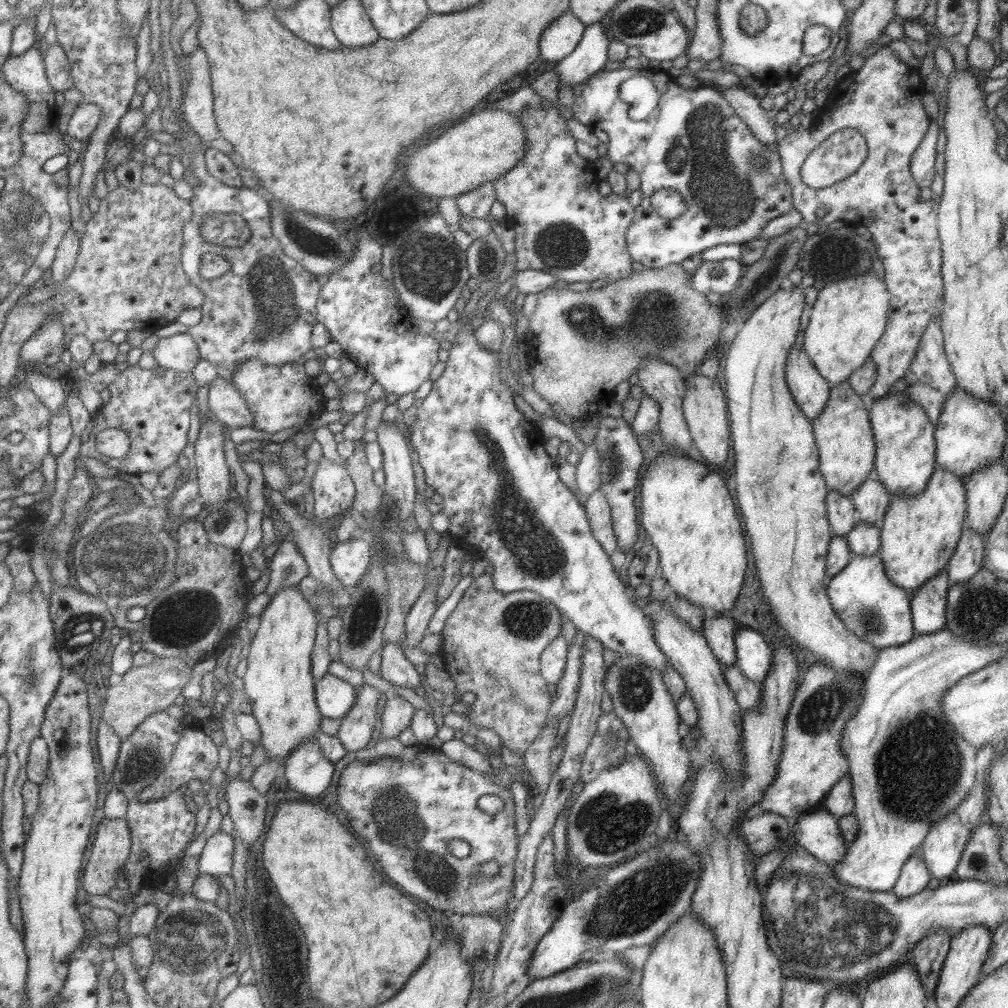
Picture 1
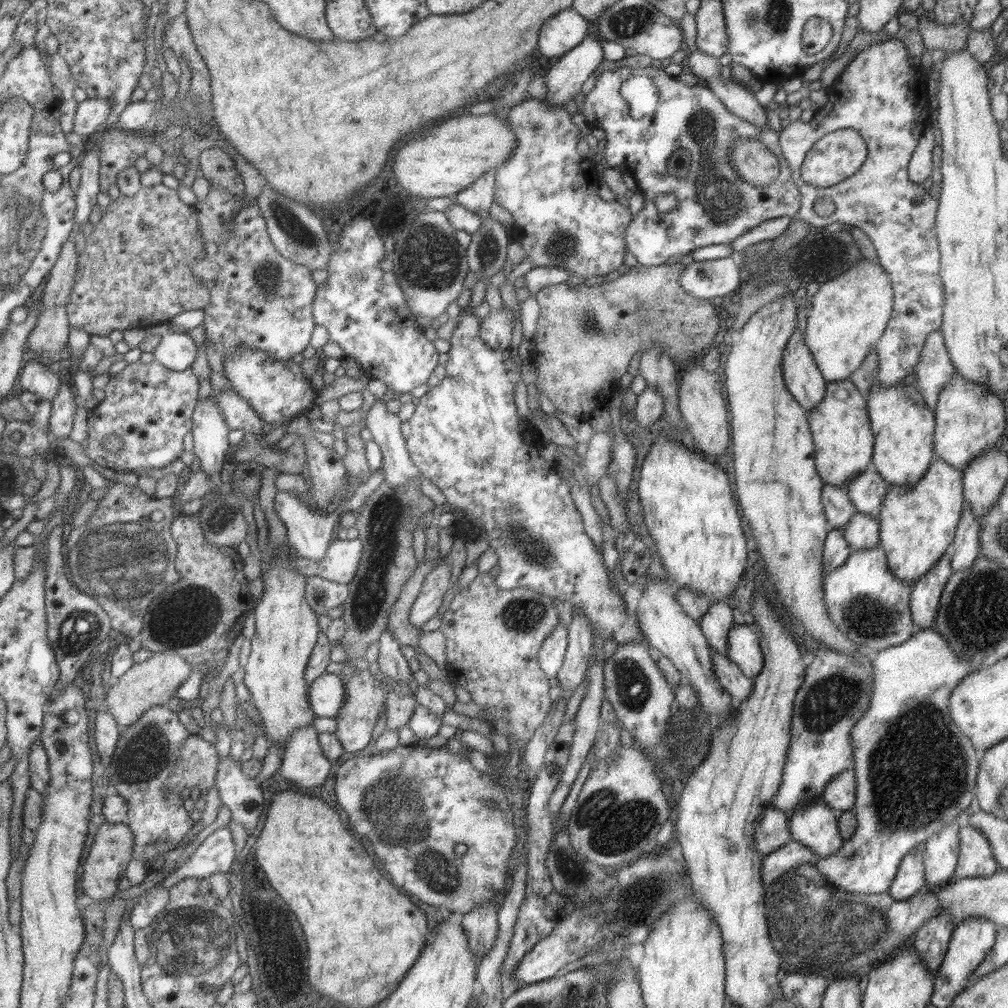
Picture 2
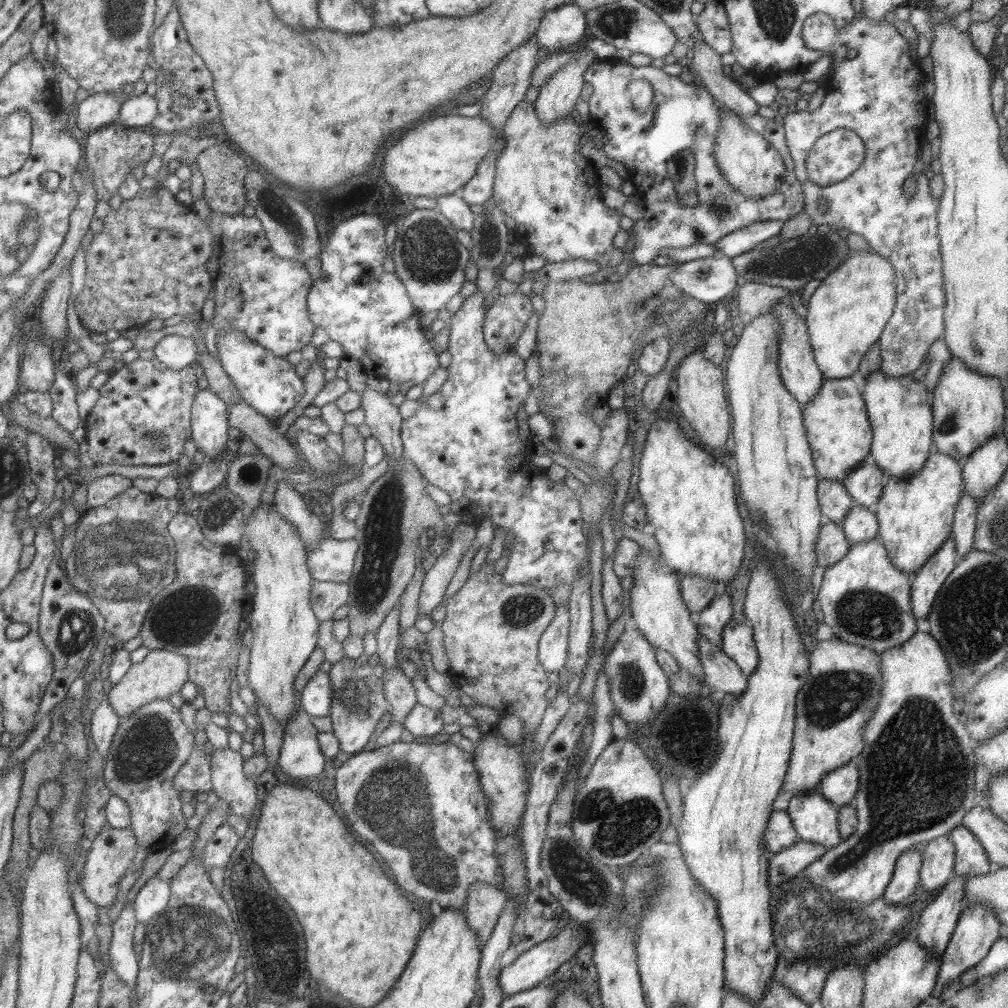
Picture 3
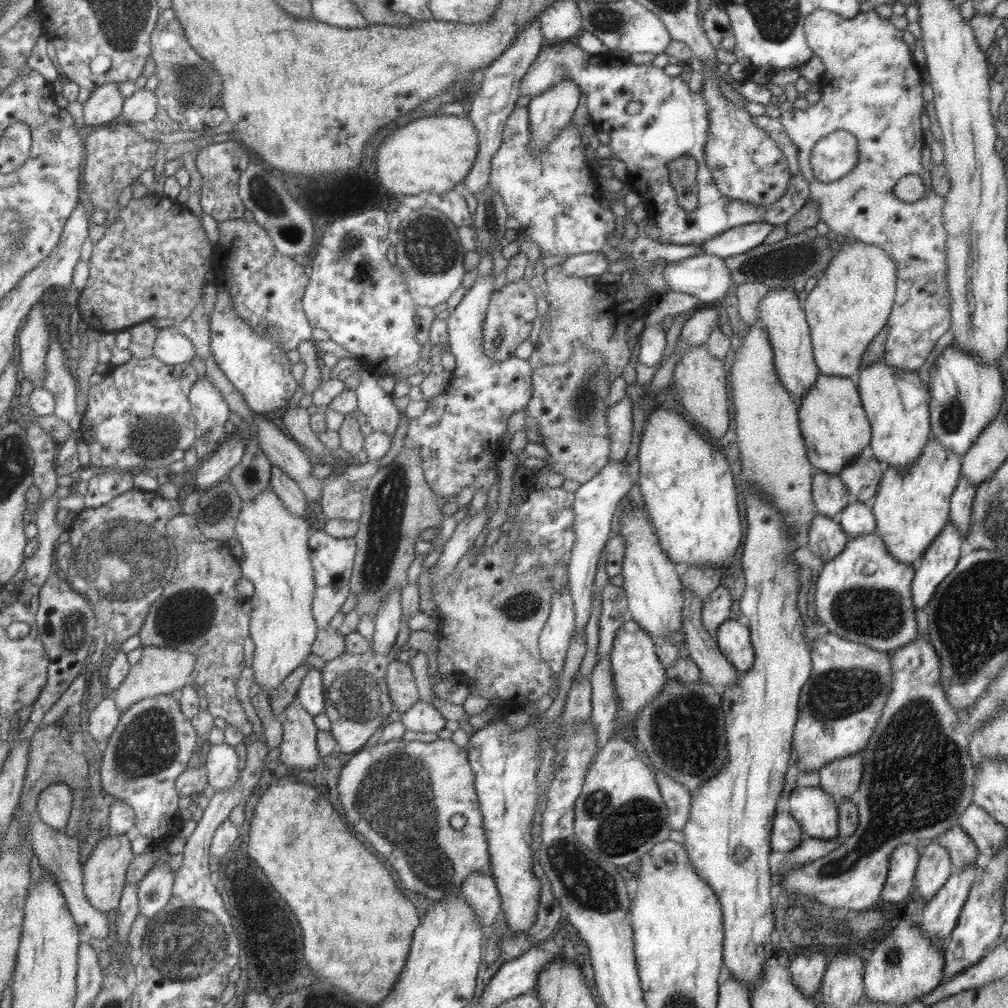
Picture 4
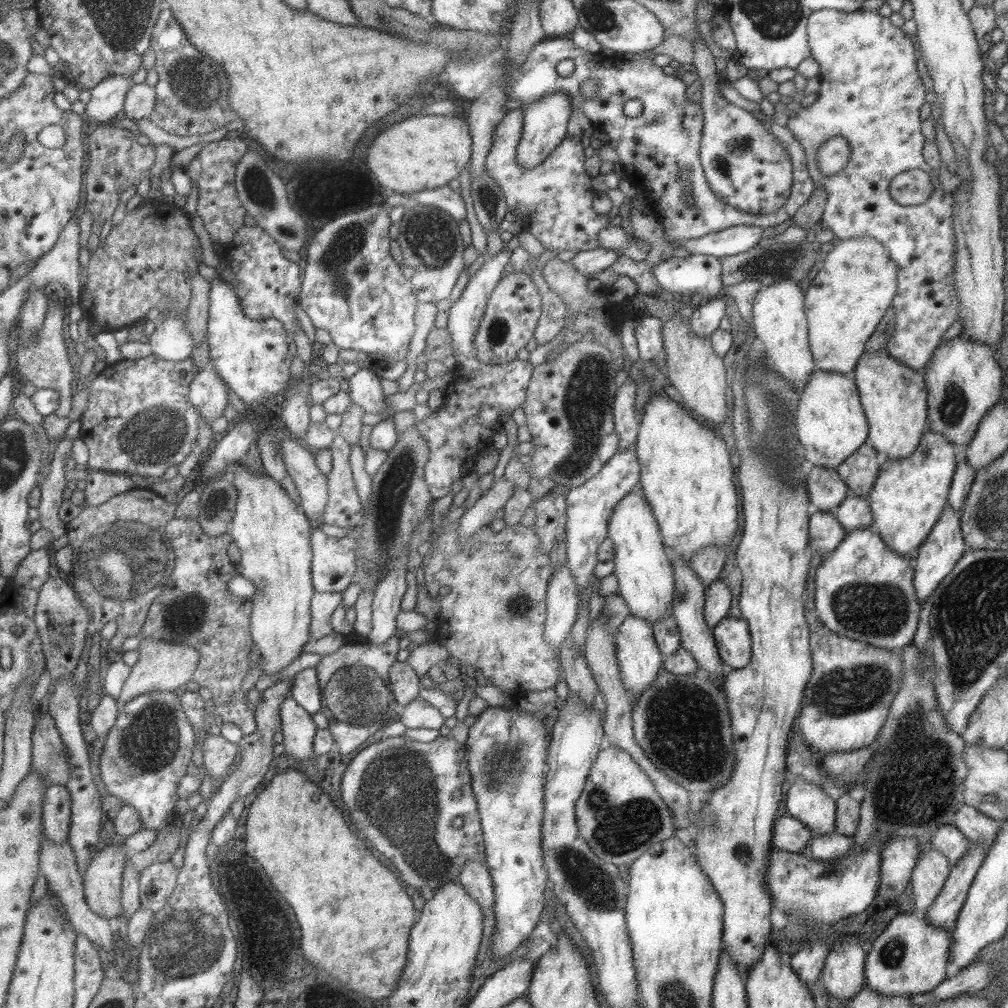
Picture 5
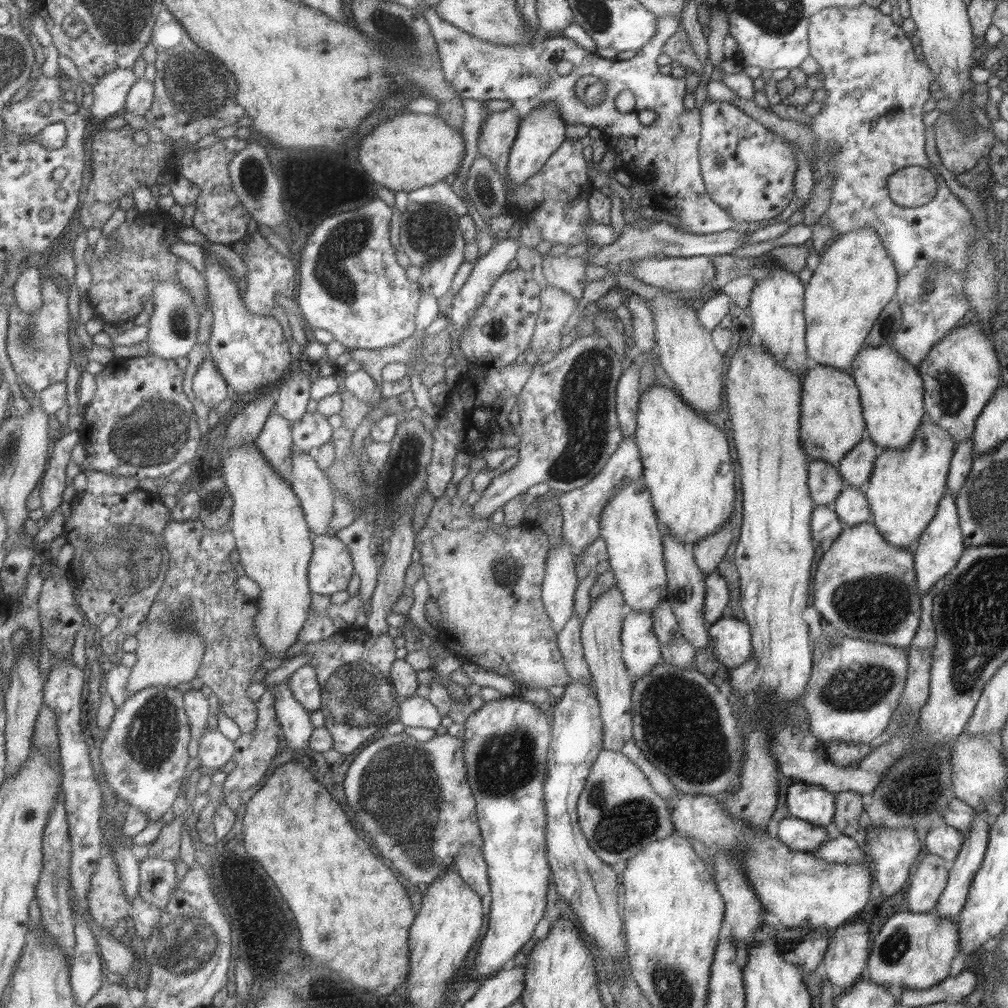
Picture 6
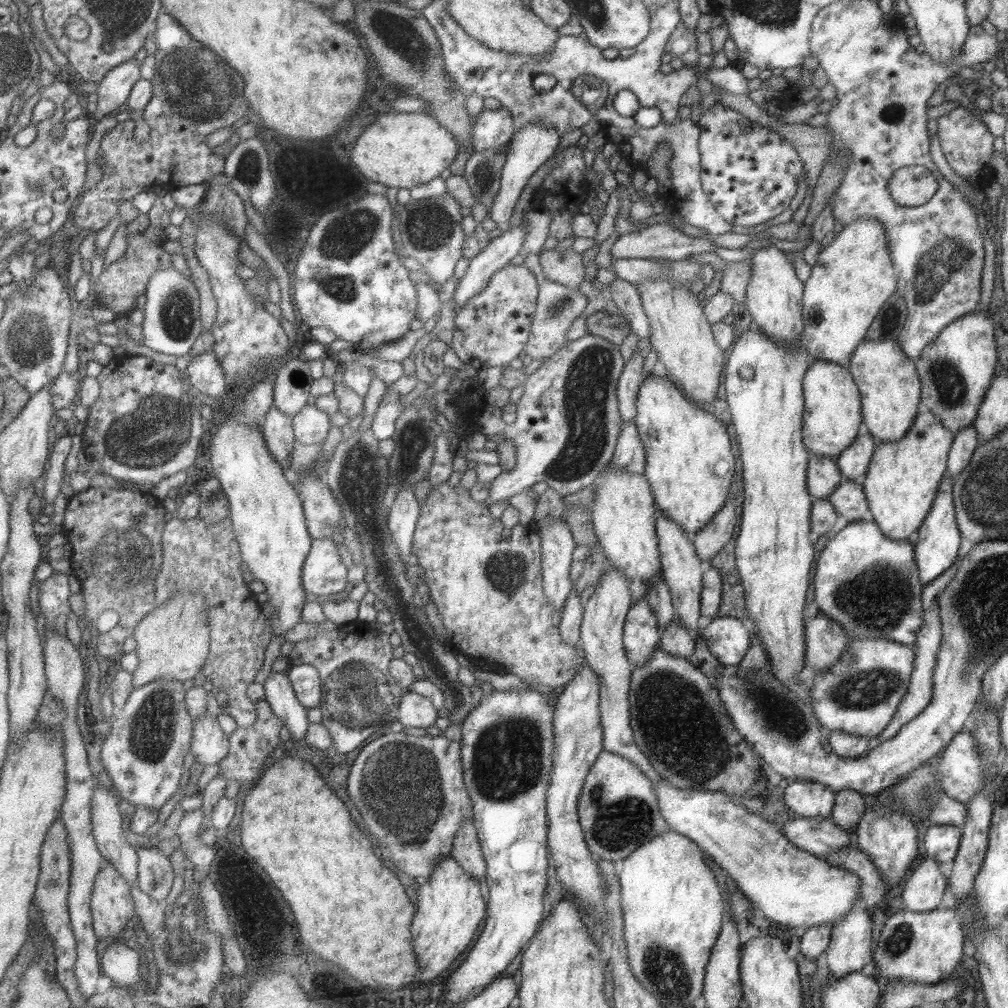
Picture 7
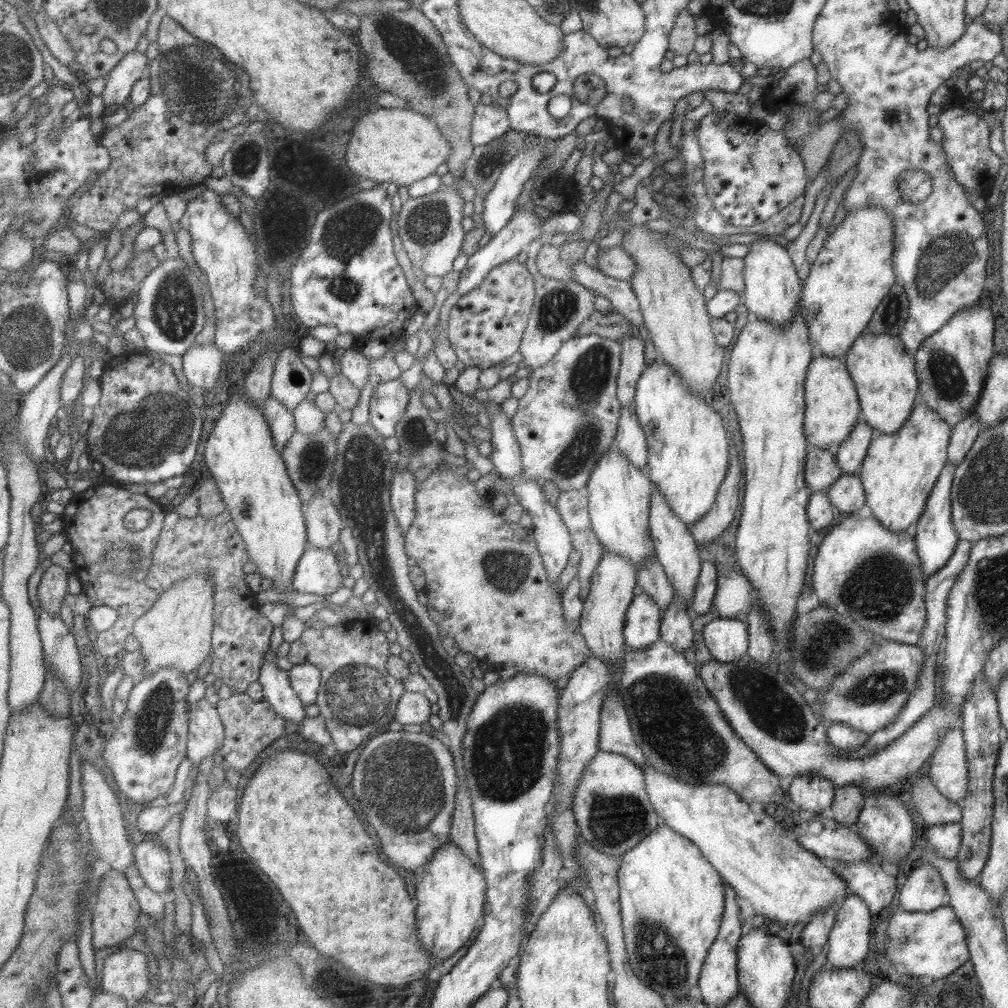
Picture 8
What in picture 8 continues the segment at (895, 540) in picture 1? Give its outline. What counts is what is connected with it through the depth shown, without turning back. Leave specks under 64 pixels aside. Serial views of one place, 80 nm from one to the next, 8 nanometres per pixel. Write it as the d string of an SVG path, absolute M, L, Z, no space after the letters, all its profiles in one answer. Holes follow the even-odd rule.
M917 399L898 429L893 434L875 433L857 474L842 472L826 488L835 511L858 514L866 504L881 526L895 532L905 531L919 518L929 491L948 460L946 448L951 428L939 414Z

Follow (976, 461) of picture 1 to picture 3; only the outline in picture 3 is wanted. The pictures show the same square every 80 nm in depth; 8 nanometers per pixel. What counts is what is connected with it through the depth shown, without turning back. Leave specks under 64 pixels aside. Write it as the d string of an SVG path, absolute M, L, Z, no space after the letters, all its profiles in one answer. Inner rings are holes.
M957 358L949 360L938 376L931 399L933 449L952 459L962 461L1003 426L1002 381L967 370Z

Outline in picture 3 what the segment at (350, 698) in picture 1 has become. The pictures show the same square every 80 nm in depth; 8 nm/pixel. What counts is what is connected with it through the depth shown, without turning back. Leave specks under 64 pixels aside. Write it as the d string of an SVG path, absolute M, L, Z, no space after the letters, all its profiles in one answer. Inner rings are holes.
M317 669L298 694L299 708L311 718L328 716L331 708L335 707L332 698L329 675Z

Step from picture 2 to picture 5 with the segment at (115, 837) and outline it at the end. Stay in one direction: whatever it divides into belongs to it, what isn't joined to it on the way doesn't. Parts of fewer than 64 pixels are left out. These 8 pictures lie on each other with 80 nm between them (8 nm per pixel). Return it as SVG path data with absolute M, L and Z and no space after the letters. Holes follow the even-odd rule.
M122 844L103 847L95 852L82 877L87 906L103 919L117 917L123 912L121 884L126 850Z

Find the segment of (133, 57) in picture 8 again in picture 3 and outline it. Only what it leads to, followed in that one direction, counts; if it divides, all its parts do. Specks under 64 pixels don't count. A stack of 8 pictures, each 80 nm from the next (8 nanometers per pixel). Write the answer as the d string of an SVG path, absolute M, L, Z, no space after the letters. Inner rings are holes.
M91 94L77 108L78 128L88 134L117 120L120 104L113 94Z

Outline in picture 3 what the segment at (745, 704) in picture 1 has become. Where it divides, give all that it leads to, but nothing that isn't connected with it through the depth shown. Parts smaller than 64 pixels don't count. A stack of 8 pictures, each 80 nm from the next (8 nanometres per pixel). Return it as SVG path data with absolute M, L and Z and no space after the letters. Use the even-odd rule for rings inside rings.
M697 635L696 645L703 685L707 690L740 697L746 689L746 674L720 649L720 645L713 644L703 635Z

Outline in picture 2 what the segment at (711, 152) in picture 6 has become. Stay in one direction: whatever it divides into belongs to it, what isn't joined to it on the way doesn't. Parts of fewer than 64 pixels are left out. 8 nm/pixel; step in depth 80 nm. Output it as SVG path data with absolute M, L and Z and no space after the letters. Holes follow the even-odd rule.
M759 139L735 141L728 162L739 178L753 186L766 186L780 171L778 158Z

